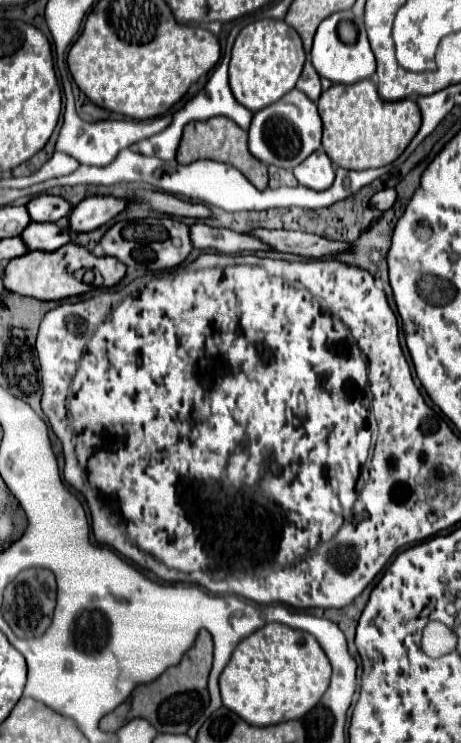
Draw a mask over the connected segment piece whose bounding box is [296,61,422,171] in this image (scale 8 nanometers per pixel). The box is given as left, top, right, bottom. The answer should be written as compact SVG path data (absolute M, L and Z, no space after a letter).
M308 61L308 65L304 65L300 81L296 83L296 89L306 93L312 101L318 101L318 113L324 123L322 147L332 163L342 169L362 171L372 167L384 167L396 161L420 129L422 117L416 101L402 99L390 103L380 99L372 79L364 79L352 85L332 85L328 91L322 93L320 75Z

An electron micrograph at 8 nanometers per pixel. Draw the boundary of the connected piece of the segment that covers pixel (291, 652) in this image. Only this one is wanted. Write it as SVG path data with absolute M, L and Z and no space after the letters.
M268 623L250 637L246 637L230 657L230 663L220 675L220 693L224 707L232 709L250 725L276 725L304 717L312 707L318 705L320 697L330 685L332 667L322 651L320 643L306 631L292 629L282 623Z

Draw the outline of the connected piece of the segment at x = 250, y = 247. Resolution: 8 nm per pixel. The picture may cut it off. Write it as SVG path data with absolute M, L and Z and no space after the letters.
M196 223L190 227L190 237L194 247L198 249L212 249L212 251L220 251L226 255L236 255L236 253L244 253L244 251L274 251L274 247L270 247L268 243L250 237L250 235L242 235L230 229L216 229L216 227L208 227L202 223Z

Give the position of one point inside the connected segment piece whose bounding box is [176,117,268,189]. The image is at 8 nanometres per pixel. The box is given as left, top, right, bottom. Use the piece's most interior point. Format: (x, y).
(221, 139)

